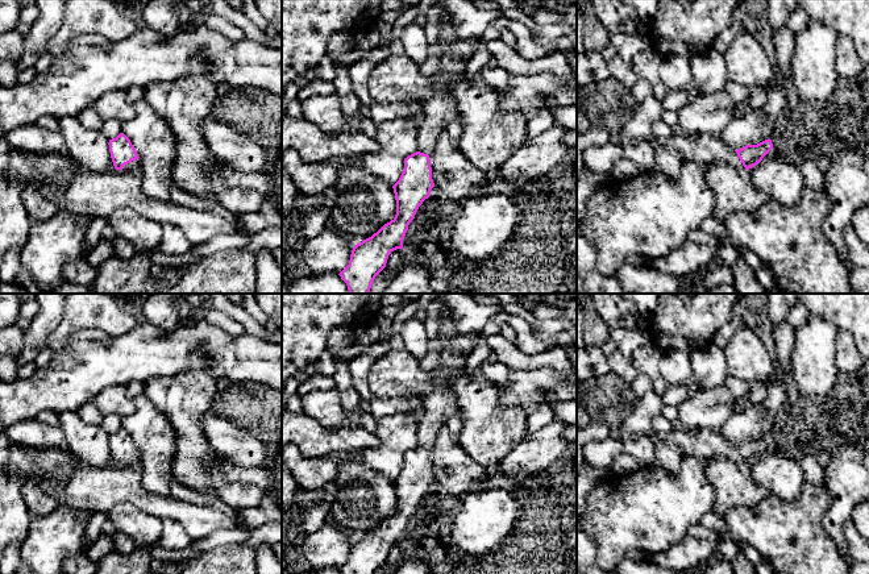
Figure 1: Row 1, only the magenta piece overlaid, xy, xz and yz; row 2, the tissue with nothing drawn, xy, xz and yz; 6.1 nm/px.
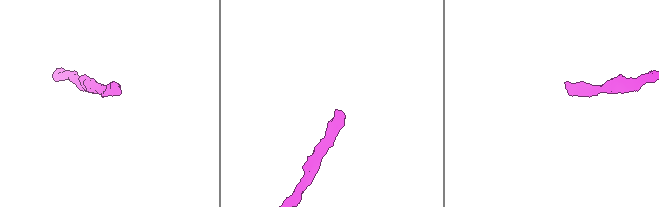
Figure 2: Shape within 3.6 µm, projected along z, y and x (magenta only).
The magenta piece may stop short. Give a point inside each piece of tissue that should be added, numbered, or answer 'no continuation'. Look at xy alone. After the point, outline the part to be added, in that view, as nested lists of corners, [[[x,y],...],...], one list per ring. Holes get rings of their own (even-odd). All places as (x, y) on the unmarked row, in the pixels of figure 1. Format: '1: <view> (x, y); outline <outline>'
1: xy (133, 461); outline [[[138,453],[138,454],[136,454],[136,456],[132,456],[132,457],[128,458],[128,459],[125,459],[125,461],[122,462],[122,465],[134,467],[134,466],[138,466],[138,465],[140,465],[140,459],[141,459],[141,456],[140,456],[140,453]]]

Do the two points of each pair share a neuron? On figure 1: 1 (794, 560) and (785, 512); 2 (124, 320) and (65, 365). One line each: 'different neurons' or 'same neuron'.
1: same neuron
2: different neurons

